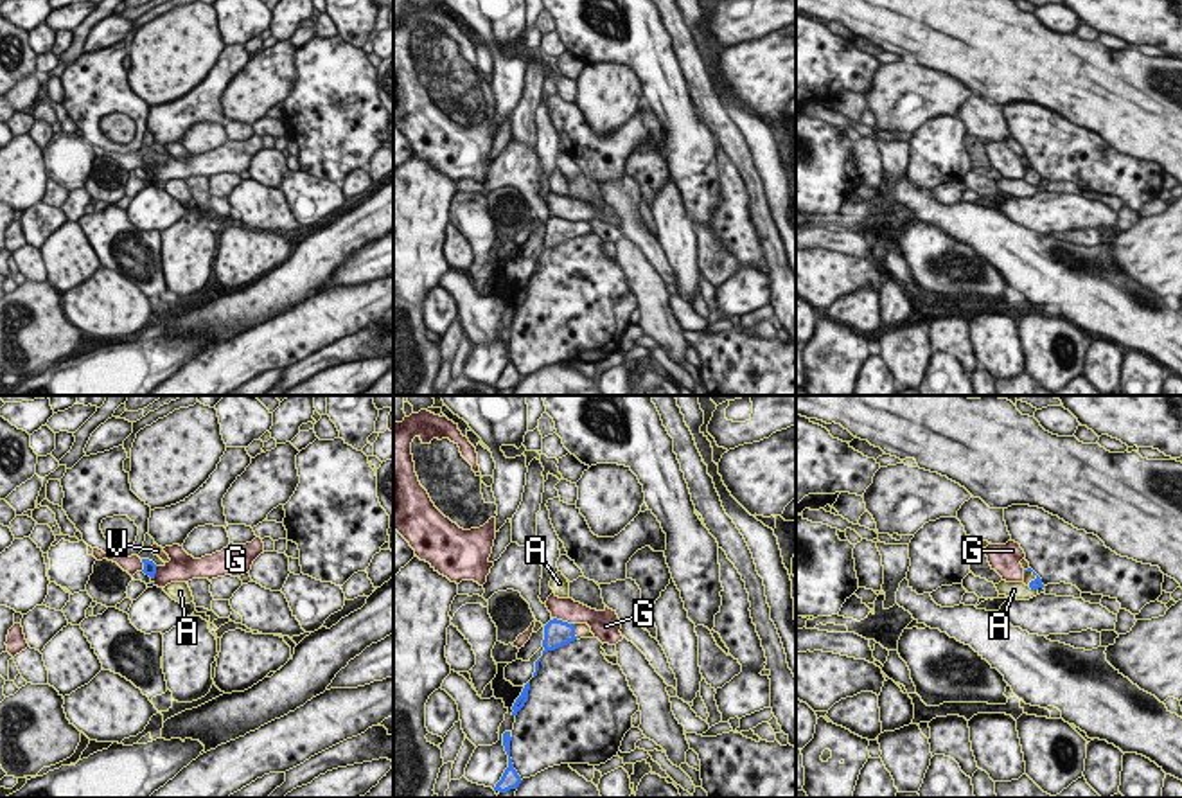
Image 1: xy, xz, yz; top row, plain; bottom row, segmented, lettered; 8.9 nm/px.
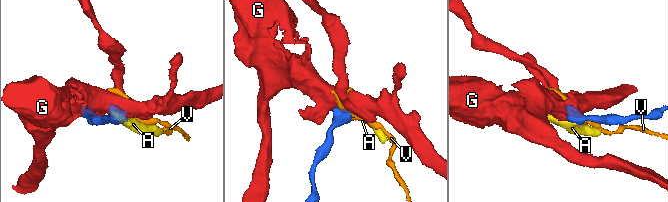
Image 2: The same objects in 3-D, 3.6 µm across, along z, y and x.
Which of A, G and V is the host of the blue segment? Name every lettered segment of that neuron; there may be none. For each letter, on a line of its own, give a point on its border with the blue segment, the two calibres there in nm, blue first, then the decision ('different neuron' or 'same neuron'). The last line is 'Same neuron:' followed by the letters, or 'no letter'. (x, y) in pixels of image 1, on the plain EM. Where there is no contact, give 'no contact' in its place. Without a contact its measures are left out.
A: meets blue in yz at (1033, 186); 90 nm thick on the blue side, 160 nm on the other; different neuron
G: meets blue in xz at (564, 220); 240 nm thick on the blue side, 220 nm on the other; different neuron
V: meets blue in xz at (573, 229); 240 nm thick on the blue side, 130 nm on the other; same neuron
Same neuron: V

